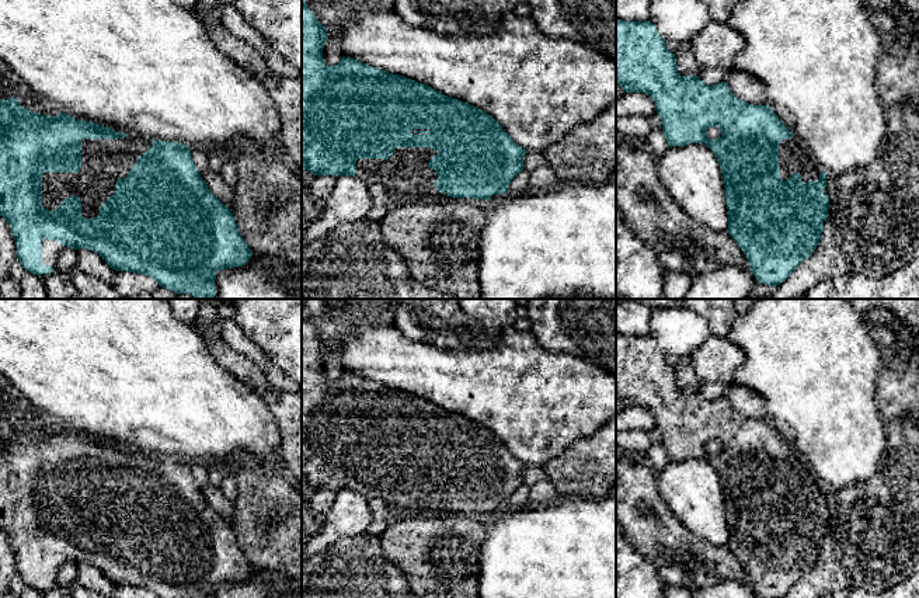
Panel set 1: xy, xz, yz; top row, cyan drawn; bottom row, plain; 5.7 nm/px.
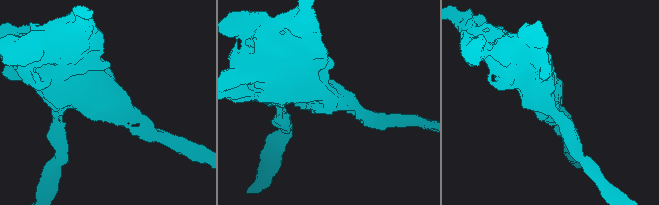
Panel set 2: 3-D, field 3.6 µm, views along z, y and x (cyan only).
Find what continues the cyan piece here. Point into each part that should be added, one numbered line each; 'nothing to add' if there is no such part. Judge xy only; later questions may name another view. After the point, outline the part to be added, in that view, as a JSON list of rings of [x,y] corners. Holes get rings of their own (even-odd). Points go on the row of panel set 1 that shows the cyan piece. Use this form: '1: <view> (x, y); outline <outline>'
1: xy (103, 160); outline [[[128,135],[123,139],[83,139],[81,170],[79,173],[43,173],[42,174],[42,206],[55,211],[62,201],[76,195],[81,199],[81,216],[94,219],[101,205],[115,192],[118,178],[125,178],[133,164],[153,145],[153,140]]]

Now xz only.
1: xz (407, 173); outline [[[396,147],[389,160],[358,159],[355,178],[368,187],[380,185],[412,199],[446,197],[434,185],[439,178],[436,171],[428,167],[436,153],[439,152],[431,147]]]

